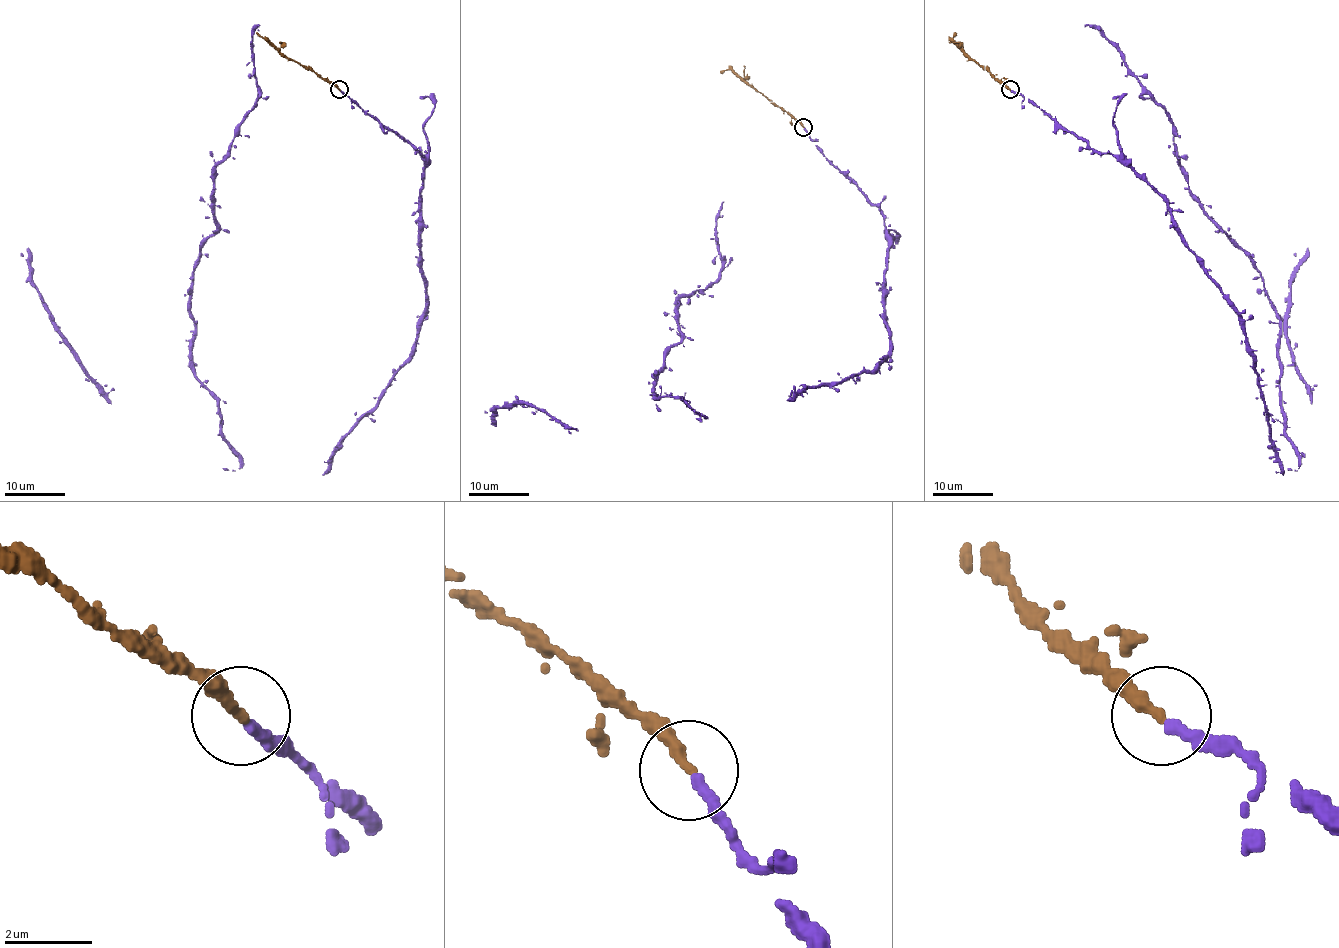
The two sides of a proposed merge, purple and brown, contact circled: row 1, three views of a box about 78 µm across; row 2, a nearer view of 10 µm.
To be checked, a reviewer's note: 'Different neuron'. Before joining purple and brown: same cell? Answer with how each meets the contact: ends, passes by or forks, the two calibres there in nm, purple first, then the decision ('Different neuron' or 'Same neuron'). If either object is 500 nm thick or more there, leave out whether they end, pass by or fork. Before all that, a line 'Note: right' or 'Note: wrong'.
Note: wrong
At the ring purple ends. At the ring brown ends. Thickness 280 nm (purple) against 280 nm. Same neuron

